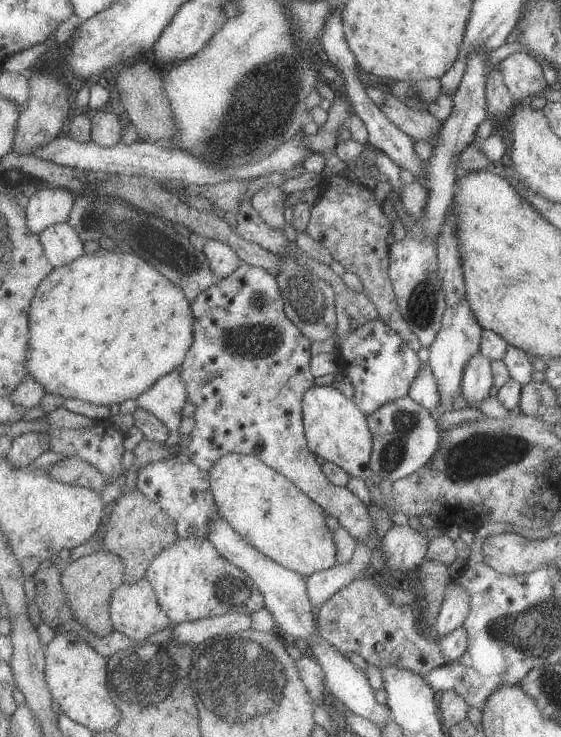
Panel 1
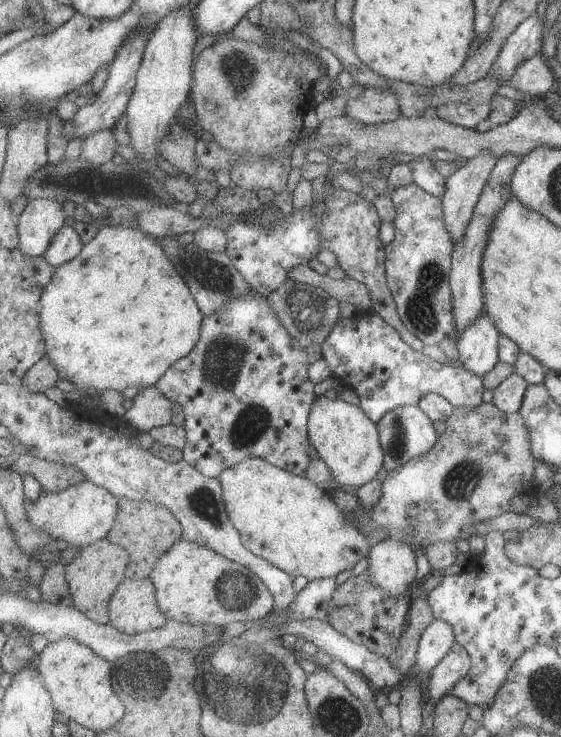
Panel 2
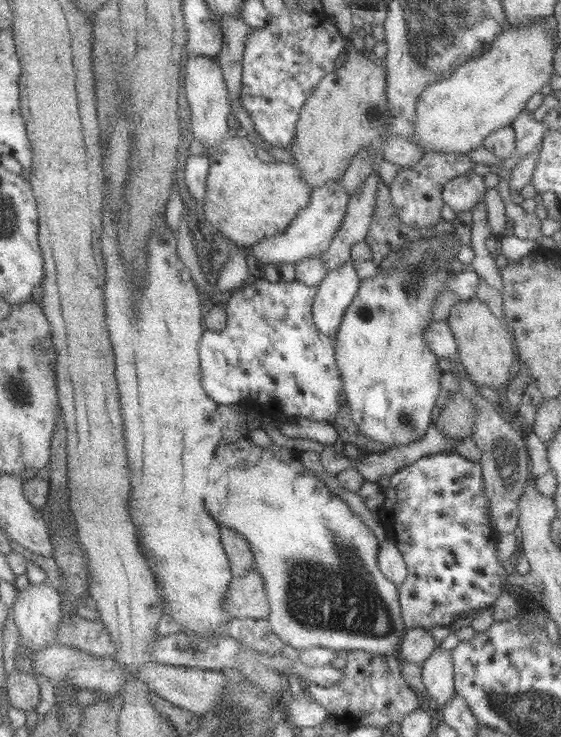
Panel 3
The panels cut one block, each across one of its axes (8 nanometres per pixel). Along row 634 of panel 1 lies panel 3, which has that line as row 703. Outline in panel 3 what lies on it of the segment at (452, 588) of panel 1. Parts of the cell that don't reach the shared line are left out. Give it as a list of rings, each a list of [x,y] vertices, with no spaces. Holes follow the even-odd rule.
[[[439,646],[422,665],[429,698],[432,697],[442,709],[445,708],[457,694],[453,652]]]

